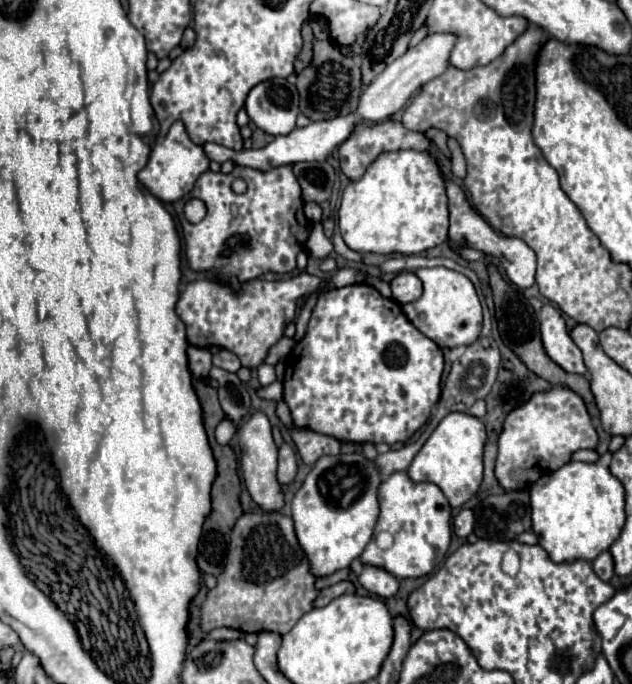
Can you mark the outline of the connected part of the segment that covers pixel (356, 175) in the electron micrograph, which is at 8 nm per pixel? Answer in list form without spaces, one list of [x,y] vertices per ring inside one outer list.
[[[383,121],[383,123],[357,123],[351,131],[351,135],[341,143],[339,147],[339,161],[341,161],[341,171],[351,179],[351,181],[359,181],[363,177],[363,173],[367,171],[367,167],[381,155],[381,153],[391,153],[391,151],[399,151],[399,149],[417,149],[417,151],[427,151],[431,153],[431,141],[419,133],[419,131],[409,131],[407,127],[403,127],[403,123],[399,121]]]

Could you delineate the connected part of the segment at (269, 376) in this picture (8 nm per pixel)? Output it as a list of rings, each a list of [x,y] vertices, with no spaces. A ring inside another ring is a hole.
[[[263,363],[263,365],[257,369],[257,377],[259,377],[259,383],[265,387],[265,385],[269,385],[269,383],[275,381],[275,369],[273,369],[271,365]]]

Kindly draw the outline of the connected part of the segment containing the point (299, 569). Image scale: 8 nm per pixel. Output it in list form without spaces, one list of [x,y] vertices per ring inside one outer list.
[[[243,513],[231,533],[225,571],[217,577],[217,587],[207,593],[207,601],[203,603],[203,629],[211,631],[215,627],[231,627],[245,633],[273,631],[285,635],[305,613],[315,609],[313,601],[319,595],[315,581],[317,577],[309,569],[309,559],[295,537],[291,517],[283,513]]]

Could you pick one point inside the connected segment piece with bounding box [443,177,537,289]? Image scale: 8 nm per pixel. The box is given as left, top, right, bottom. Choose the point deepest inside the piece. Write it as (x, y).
(467, 228)

